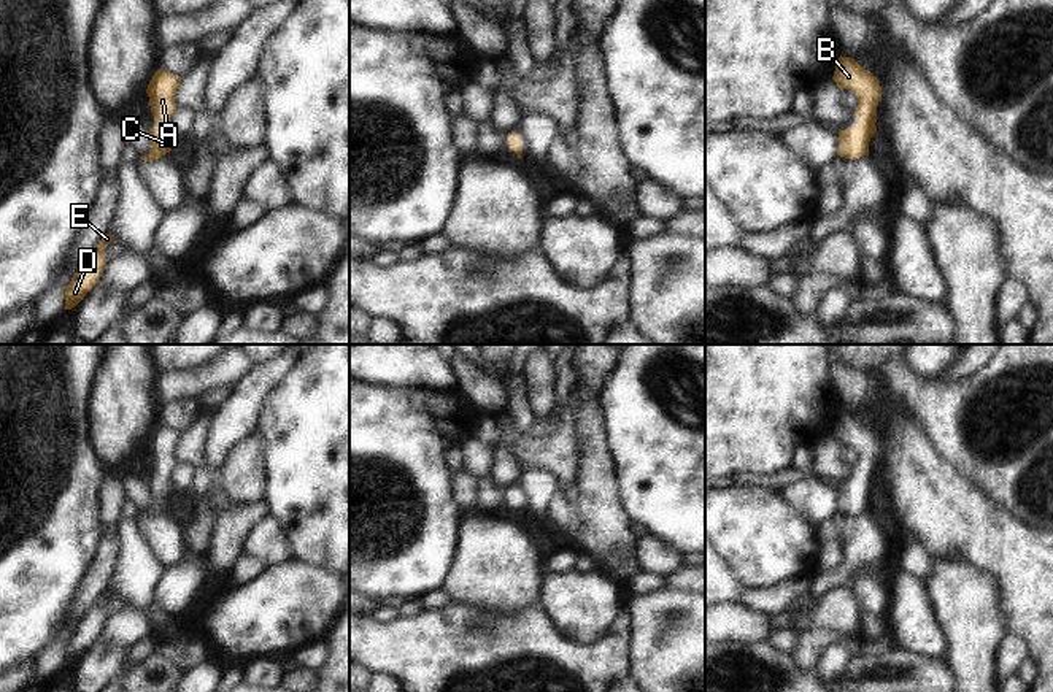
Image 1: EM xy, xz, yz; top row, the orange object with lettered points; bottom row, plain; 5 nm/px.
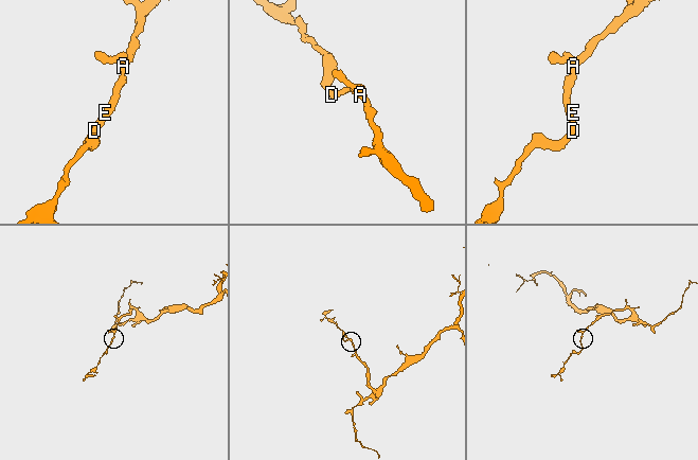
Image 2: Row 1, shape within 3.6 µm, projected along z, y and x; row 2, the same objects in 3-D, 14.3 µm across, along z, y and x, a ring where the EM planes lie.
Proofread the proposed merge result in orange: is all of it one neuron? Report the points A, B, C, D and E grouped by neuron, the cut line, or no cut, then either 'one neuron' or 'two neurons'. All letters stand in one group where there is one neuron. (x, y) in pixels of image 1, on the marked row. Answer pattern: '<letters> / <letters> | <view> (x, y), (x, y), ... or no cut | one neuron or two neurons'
A B C D E | no cut | one neuron

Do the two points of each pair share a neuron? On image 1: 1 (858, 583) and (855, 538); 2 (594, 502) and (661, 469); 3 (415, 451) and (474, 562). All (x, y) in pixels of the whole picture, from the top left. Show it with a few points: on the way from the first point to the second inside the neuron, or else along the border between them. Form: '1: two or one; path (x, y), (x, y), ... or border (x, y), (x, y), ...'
1: two; border (856, 570), (845, 586)
2: two; border (609, 454), (613, 464), (620, 503), (631, 519)
3: two; border (459, 543), (455, 559)

